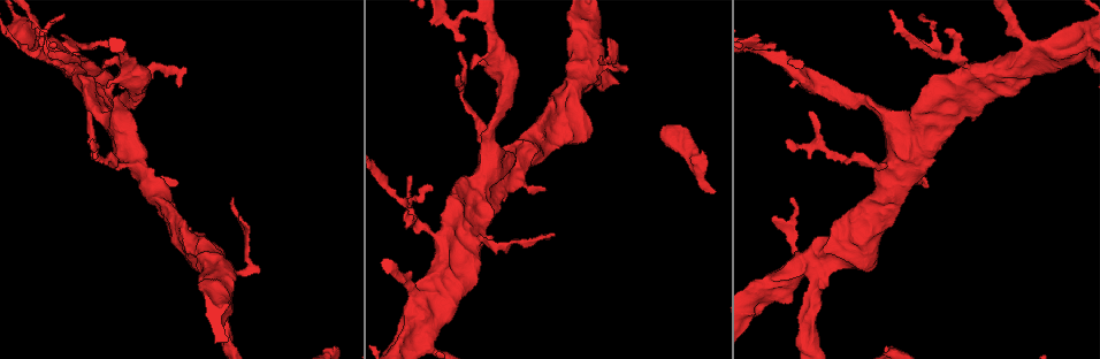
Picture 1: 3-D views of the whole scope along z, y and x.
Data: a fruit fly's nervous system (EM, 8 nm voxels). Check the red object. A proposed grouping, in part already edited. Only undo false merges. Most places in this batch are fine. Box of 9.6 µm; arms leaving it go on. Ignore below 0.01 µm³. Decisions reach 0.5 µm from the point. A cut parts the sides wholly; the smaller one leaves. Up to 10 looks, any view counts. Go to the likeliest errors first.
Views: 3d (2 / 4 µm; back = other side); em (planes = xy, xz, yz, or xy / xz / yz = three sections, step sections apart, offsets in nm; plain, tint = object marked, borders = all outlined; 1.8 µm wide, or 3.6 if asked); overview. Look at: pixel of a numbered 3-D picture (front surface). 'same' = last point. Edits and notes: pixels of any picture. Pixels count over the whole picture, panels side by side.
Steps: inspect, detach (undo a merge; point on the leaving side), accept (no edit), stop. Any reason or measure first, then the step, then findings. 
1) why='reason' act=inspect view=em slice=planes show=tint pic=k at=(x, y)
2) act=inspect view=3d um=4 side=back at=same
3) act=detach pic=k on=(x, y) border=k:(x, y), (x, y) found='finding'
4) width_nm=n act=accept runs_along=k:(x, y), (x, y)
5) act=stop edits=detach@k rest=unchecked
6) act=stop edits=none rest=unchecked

why='calibre changes' act=inspect view=em slice=yz step=4 show=plain pic=1 at=(76, 73)

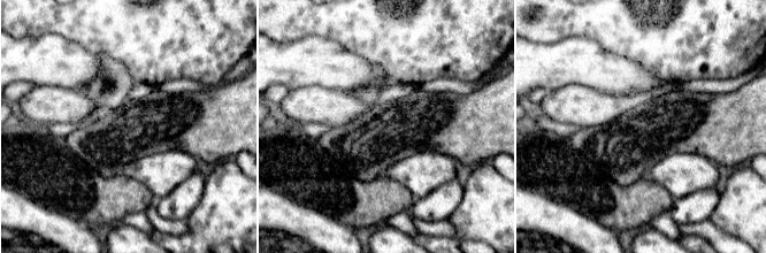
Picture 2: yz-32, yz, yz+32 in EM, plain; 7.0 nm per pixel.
act=inspect view=em slice=yz step=4 show=tint at=same

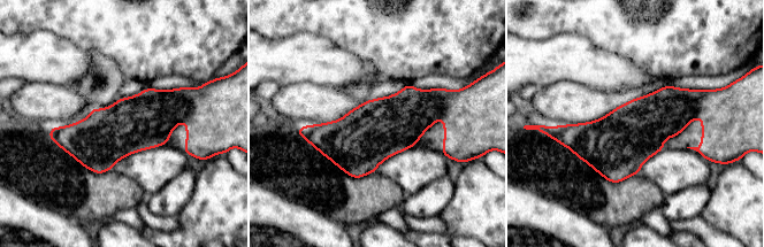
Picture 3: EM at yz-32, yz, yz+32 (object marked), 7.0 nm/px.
act=accept found='all the same neuron'

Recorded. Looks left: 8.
why='sharp bend' act=inspect view=em um=3.6 slice=xz step=16 show=tint pic=1 at=(424, 335)

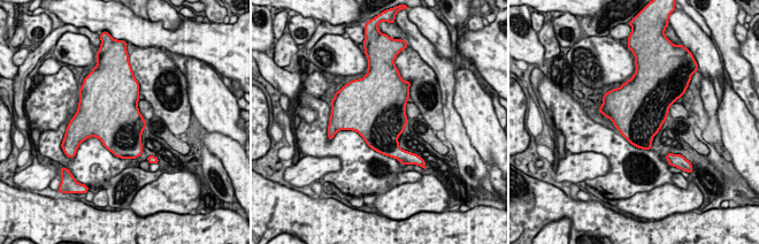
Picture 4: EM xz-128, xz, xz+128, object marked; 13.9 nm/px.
act=inspect view=em um=3.6 slice=yz step=8 show=tint at=same

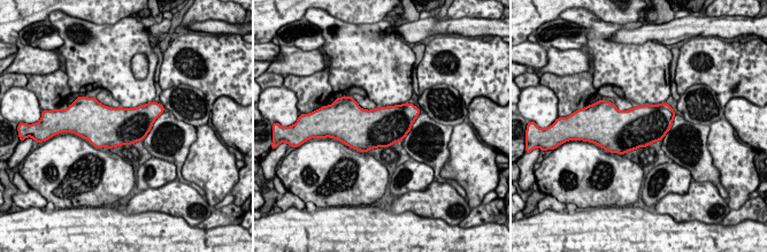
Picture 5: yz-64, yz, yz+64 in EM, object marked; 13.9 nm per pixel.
act=accept found='all the same neuron'

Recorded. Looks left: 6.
why='thin arm on a thick one' act=inspect view=em um=3.6 slice=planes show=tint pic=1 at=(815, 274)

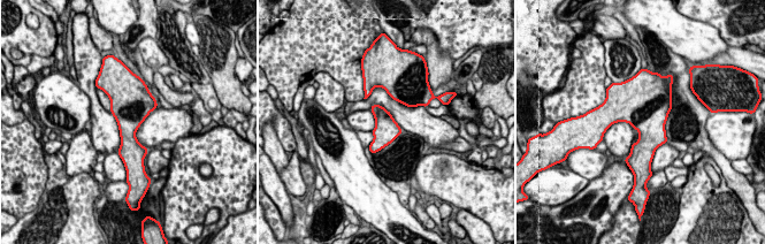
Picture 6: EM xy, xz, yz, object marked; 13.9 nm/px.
width_nm=340 act=accept found='one neuron here'

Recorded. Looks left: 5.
why='sharp bend' act=inspect view=em slice=xy step=4 show=tint pic=1 at=(117, 49)

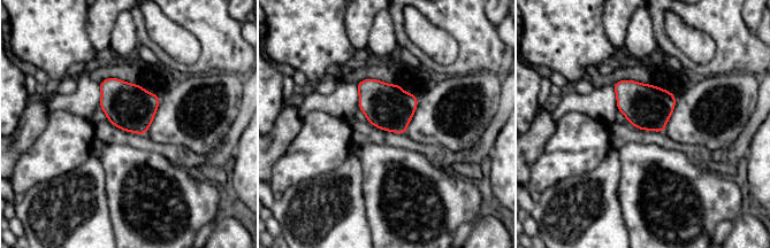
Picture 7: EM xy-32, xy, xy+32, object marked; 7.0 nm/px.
why='cut it another way' act=inspect view=em slice=planes show=tint at=same

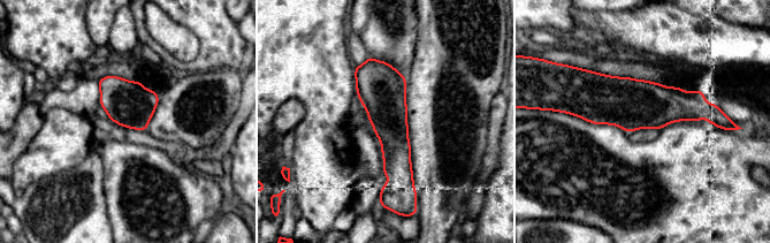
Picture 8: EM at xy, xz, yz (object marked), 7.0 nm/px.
act=accept runs_along=8:(576, 107), (696, 107), (713, 114) found='all the same neuron'

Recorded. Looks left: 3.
act=stop edits=none rest=unchecked

